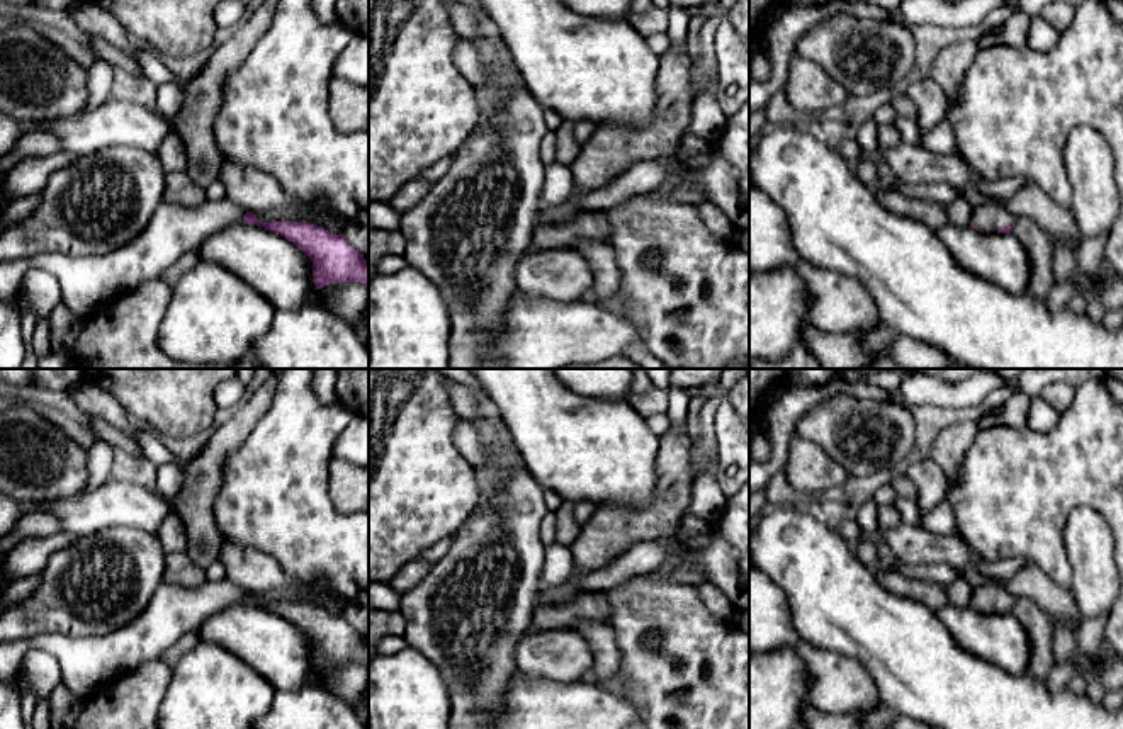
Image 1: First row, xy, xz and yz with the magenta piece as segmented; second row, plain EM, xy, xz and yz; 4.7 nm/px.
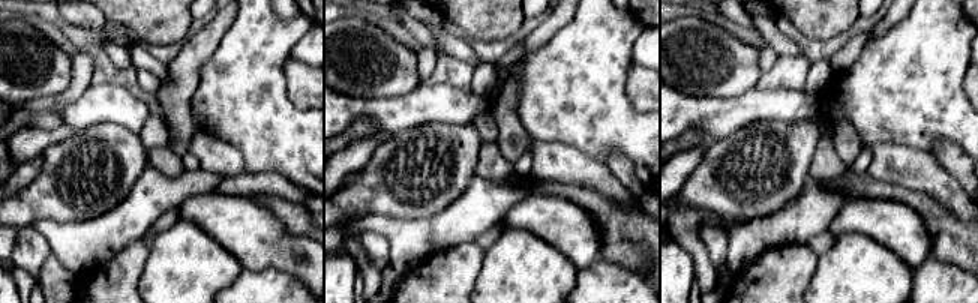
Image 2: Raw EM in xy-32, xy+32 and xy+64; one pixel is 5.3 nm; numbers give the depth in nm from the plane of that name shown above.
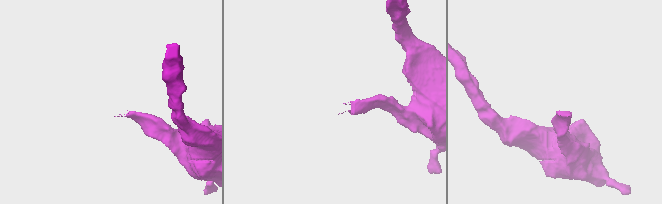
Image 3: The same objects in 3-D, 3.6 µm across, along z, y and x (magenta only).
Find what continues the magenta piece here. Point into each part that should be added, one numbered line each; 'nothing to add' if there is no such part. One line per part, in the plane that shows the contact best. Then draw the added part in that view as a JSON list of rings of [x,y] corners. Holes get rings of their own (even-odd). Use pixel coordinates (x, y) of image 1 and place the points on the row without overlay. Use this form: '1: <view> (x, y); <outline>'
1: yz (991, 597); [[[985,583],[972,590],[972,605],[984,613],[997,613],[1001,608],[1013,607],[1016,596],[999,583]]]

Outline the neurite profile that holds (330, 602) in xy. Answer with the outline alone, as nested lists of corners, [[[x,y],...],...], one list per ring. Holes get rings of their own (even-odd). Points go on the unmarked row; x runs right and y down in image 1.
[[[309,583],[301,590],[272,591],[272,593],[257,595],[257,600],[262,603],[274,603],[274,602],[302,603],[309,598],[319,600],[323,603],[323,608],[328,610],[330,613],[341,615],[345,610],[345,605],[335,595],[328,593],[324,588],[321,588],[316,583]]]

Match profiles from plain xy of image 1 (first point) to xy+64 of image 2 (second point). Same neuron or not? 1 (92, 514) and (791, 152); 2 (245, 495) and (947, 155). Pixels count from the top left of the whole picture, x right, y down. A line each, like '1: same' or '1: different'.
1: different
2: different

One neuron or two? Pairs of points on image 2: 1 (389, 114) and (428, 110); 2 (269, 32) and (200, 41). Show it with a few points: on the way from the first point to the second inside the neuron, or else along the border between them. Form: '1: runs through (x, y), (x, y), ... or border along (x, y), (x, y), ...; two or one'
1: runs through (398, 114), (419, 110); one
2: border along (236, 15), (215, 53), (201, 68); two

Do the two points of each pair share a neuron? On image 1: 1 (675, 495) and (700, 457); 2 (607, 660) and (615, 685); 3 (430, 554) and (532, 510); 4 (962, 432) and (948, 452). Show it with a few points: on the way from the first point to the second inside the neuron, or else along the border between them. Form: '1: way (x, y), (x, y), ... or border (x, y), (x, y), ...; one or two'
1: border (690, 439), (690, 473), (694, 476); two
2: border (619, 670), (597, 685); two
3: border (457, 534), (452, 546), (432, 563); two
4: way (959, 437), (950, 447); one

